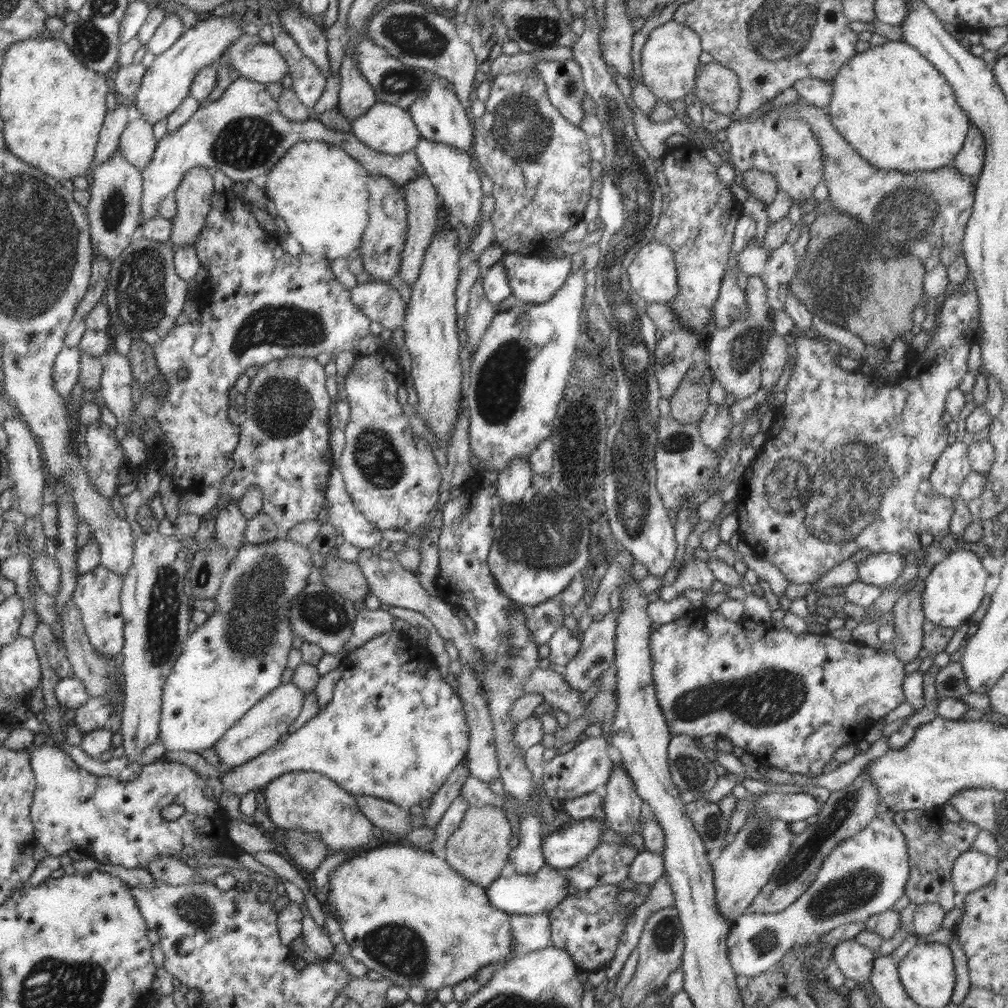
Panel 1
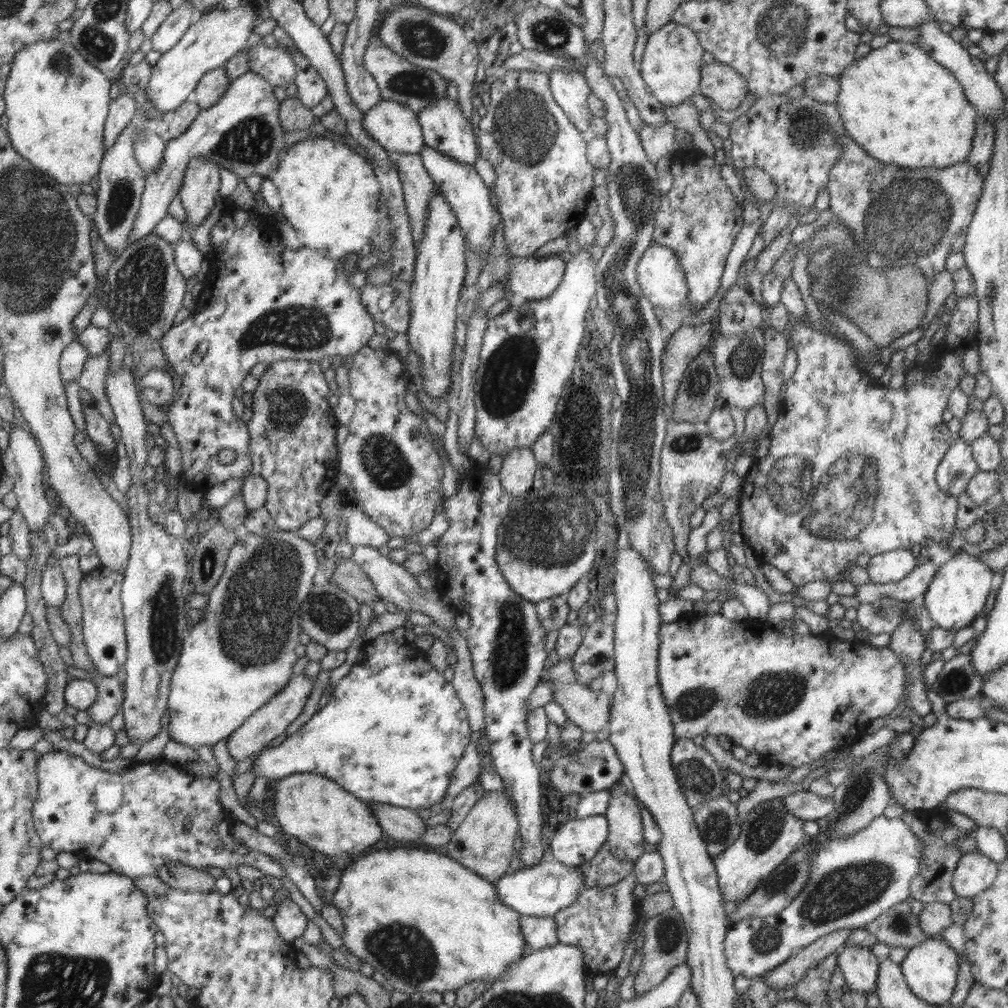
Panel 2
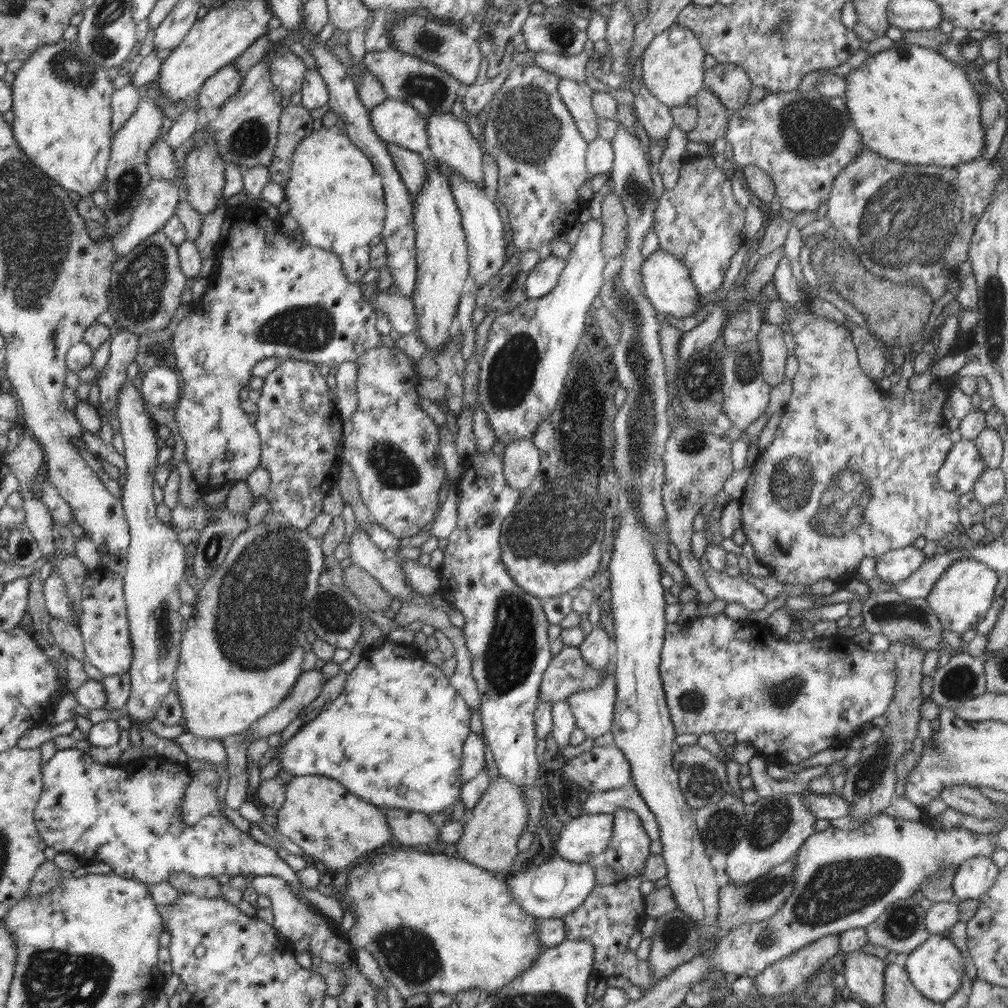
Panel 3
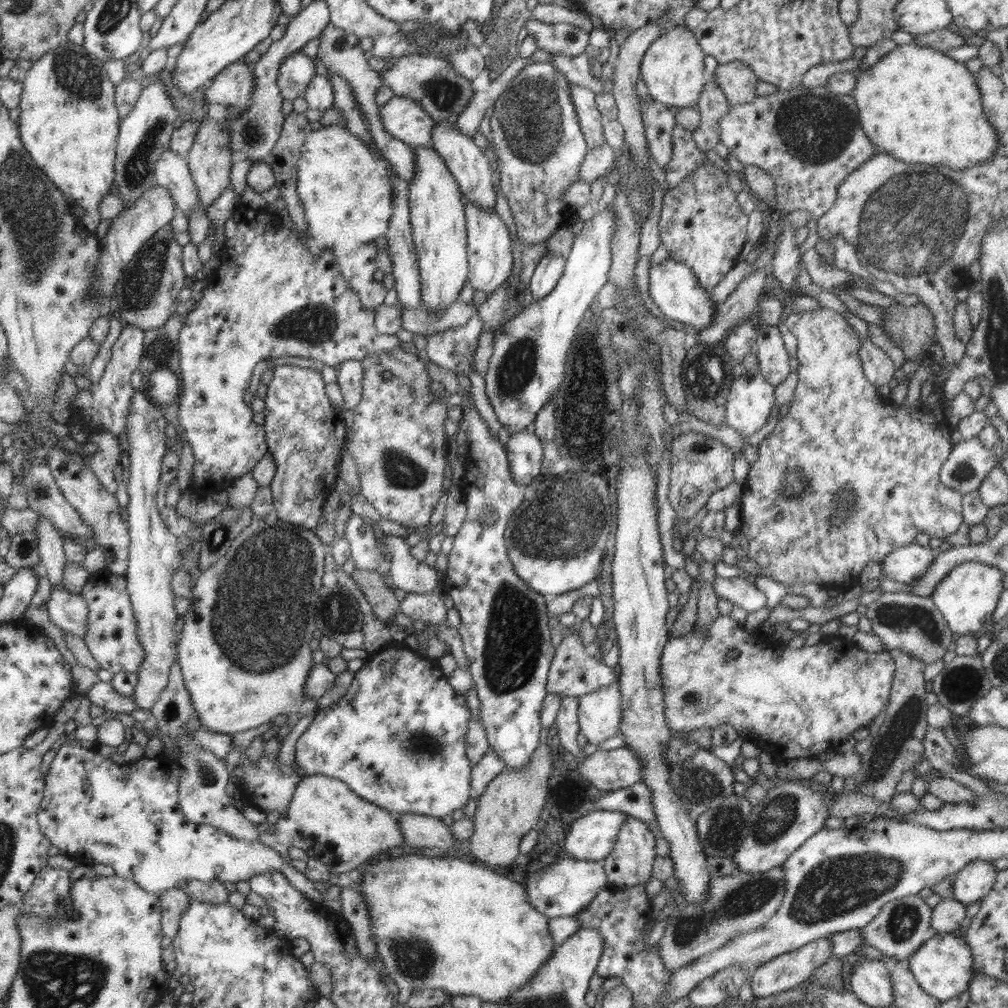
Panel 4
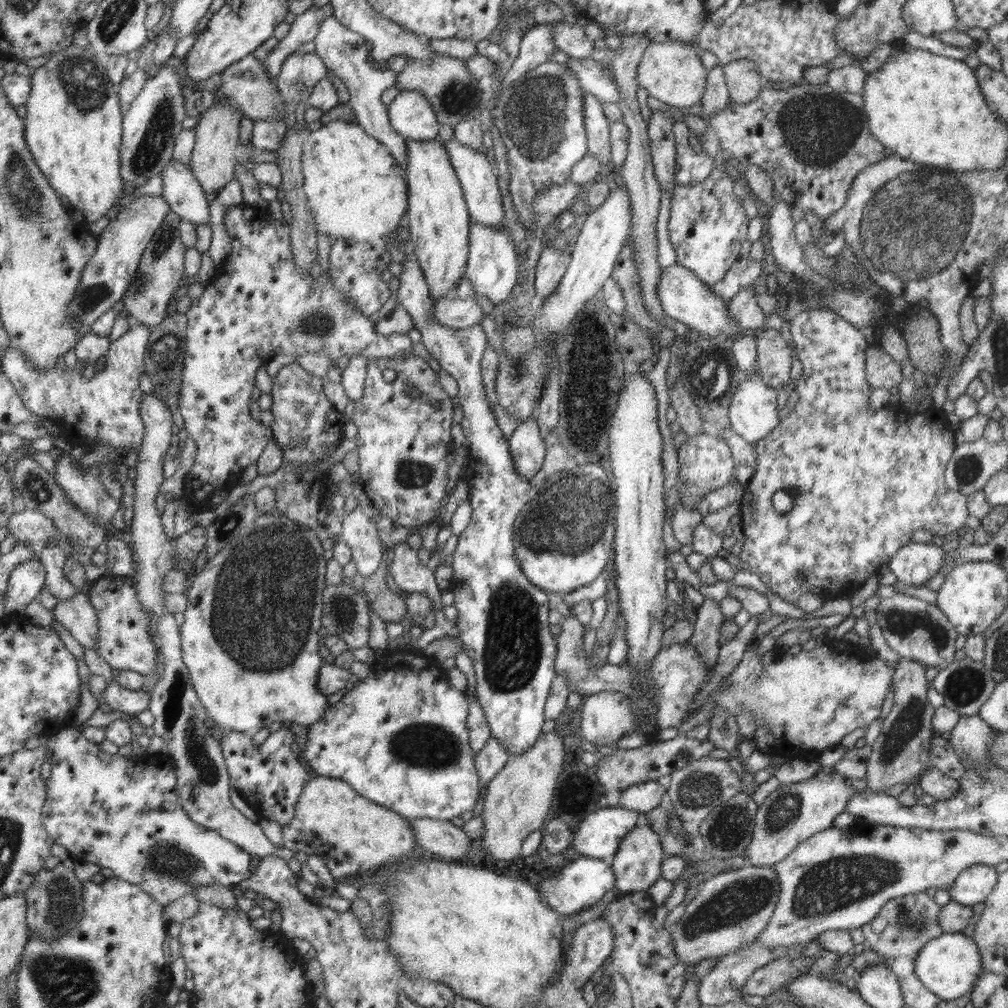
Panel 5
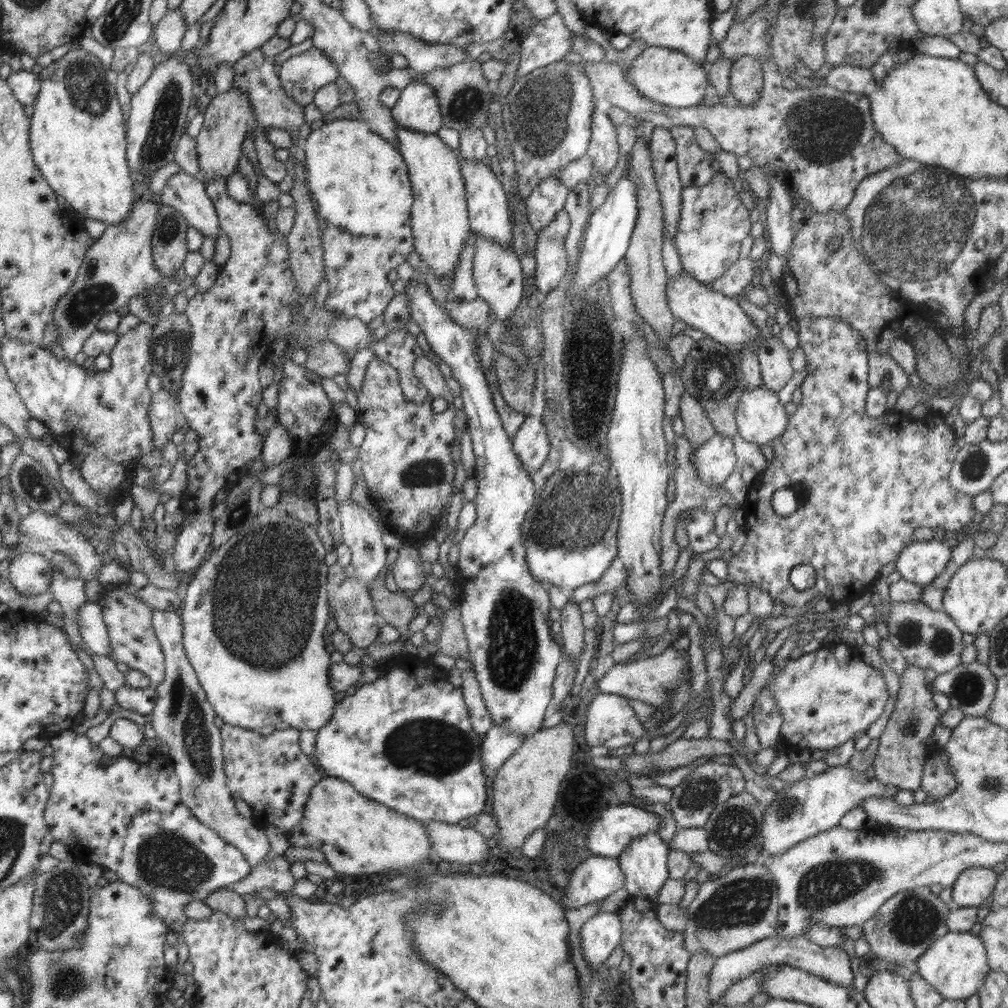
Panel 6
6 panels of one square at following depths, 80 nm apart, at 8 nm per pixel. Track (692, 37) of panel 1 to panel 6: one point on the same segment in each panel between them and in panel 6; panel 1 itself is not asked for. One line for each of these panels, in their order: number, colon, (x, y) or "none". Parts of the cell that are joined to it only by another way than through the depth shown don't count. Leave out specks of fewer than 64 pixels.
2: (671, 63)
3: (673, 69)
4: (672, 68)
5: (672, 72)
6: (666, 76)

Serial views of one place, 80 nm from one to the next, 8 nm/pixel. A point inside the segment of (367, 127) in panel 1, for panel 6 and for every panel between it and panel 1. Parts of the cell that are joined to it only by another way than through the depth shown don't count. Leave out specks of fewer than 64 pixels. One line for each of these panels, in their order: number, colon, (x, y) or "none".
2: (395, 127)
3: (393, 121)
4: (406, 120)
5: (411, 115)
6: (417, 109)

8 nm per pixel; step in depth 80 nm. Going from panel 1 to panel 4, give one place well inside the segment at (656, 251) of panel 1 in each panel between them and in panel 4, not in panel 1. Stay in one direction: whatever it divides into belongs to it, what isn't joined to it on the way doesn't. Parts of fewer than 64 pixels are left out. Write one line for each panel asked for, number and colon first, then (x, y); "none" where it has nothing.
2: (661, 278)
3: (667, 284)
4: (674, 288)

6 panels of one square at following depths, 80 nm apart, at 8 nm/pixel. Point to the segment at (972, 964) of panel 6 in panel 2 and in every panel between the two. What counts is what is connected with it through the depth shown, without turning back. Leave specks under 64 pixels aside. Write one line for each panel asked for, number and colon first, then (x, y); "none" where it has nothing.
2: (930, 969)
3: (936, 968)
4: (943, 965)
5: (948, 965)

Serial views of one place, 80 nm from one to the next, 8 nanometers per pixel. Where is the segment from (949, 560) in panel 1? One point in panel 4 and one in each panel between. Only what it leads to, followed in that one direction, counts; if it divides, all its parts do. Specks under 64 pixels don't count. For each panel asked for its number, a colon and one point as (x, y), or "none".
2: (955, 597)
3: (961, 597)
4: (967, 596)

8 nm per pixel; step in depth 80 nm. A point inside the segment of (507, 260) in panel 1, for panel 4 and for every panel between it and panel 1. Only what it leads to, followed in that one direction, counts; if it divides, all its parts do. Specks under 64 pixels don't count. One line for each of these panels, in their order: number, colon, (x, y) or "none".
2: (533, 279)
3: (541, 280)
4: (550, 268)

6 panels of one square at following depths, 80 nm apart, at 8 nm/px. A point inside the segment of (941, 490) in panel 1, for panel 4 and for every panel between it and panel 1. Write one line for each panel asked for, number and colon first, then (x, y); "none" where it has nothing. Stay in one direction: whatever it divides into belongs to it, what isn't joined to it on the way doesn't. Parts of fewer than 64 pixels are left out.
2: (957, 467)
3: (963, 464)
4: (969, 461)

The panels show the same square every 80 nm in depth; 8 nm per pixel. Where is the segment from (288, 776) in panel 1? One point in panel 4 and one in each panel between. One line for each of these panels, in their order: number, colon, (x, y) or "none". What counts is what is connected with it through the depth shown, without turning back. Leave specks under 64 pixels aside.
2: (320, 814)
3: (333, 826)
4: (326, 820)

